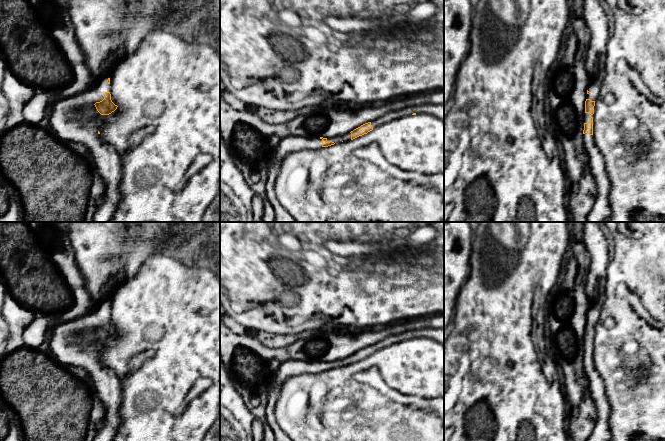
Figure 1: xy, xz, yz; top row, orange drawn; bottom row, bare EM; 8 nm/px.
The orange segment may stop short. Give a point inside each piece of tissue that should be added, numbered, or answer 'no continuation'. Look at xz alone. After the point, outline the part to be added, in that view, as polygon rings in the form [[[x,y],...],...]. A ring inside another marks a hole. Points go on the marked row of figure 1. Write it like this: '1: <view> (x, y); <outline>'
1: xz (346, 137); [[[346,133],[344,135],[340,135],[340,136],[337,136],[337,137],[331,137],[331,138],[327,138],[327,141],[330,142],[334,142],[335,144],[339,144],[341,143],[342,141],[343,142],[346,142],[346,141],[350,141],[351,140],[351,133]]]

